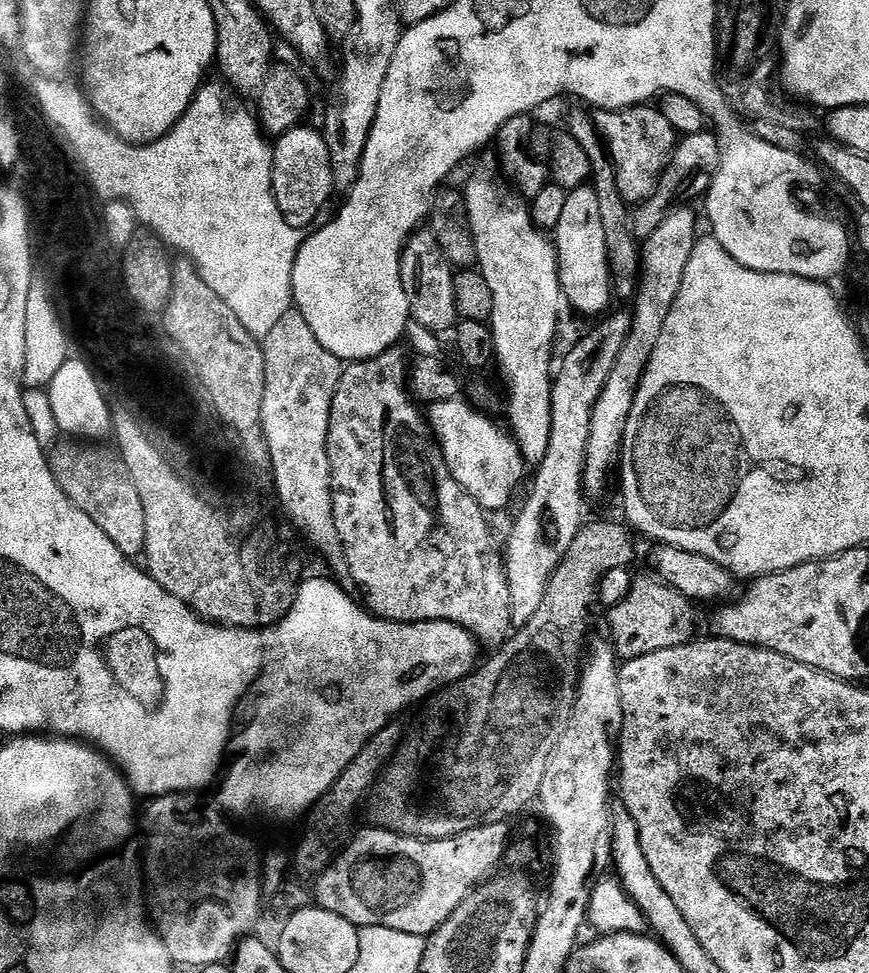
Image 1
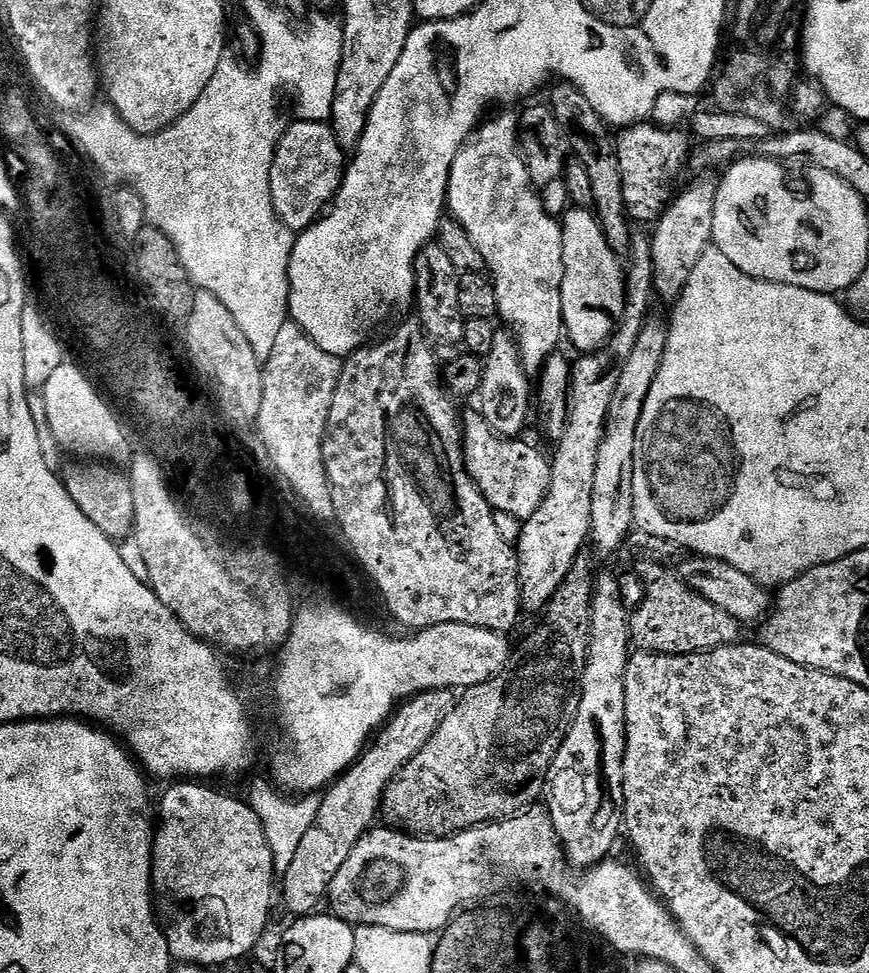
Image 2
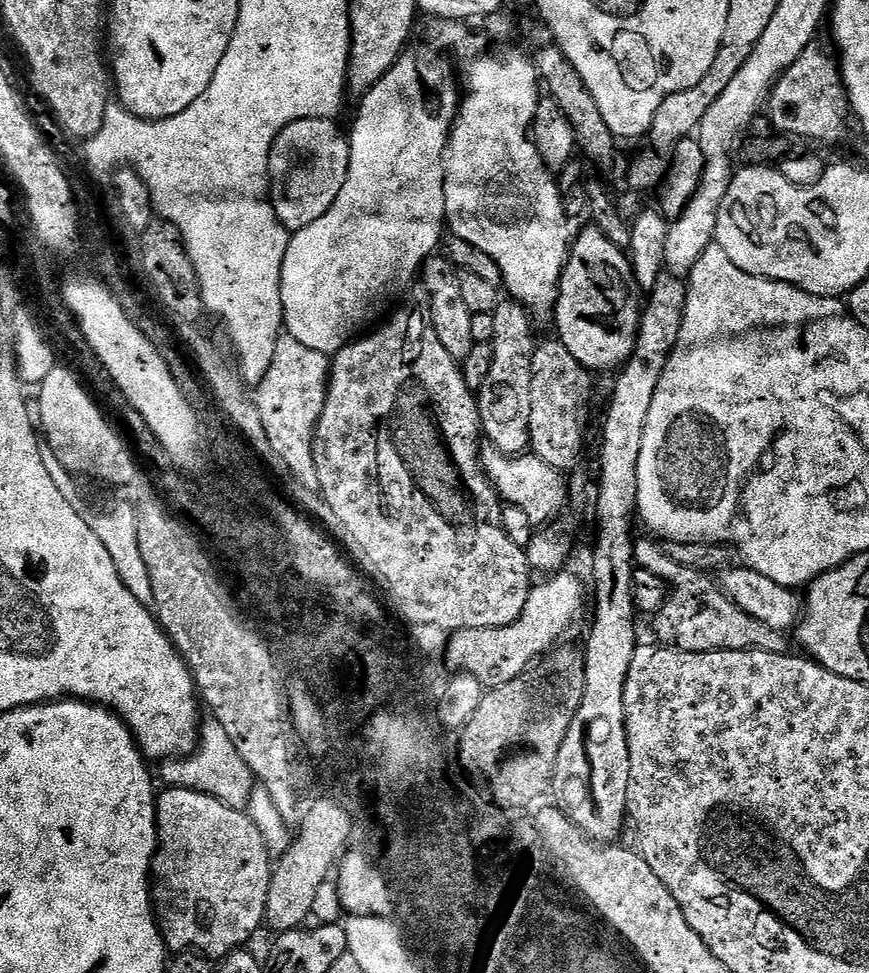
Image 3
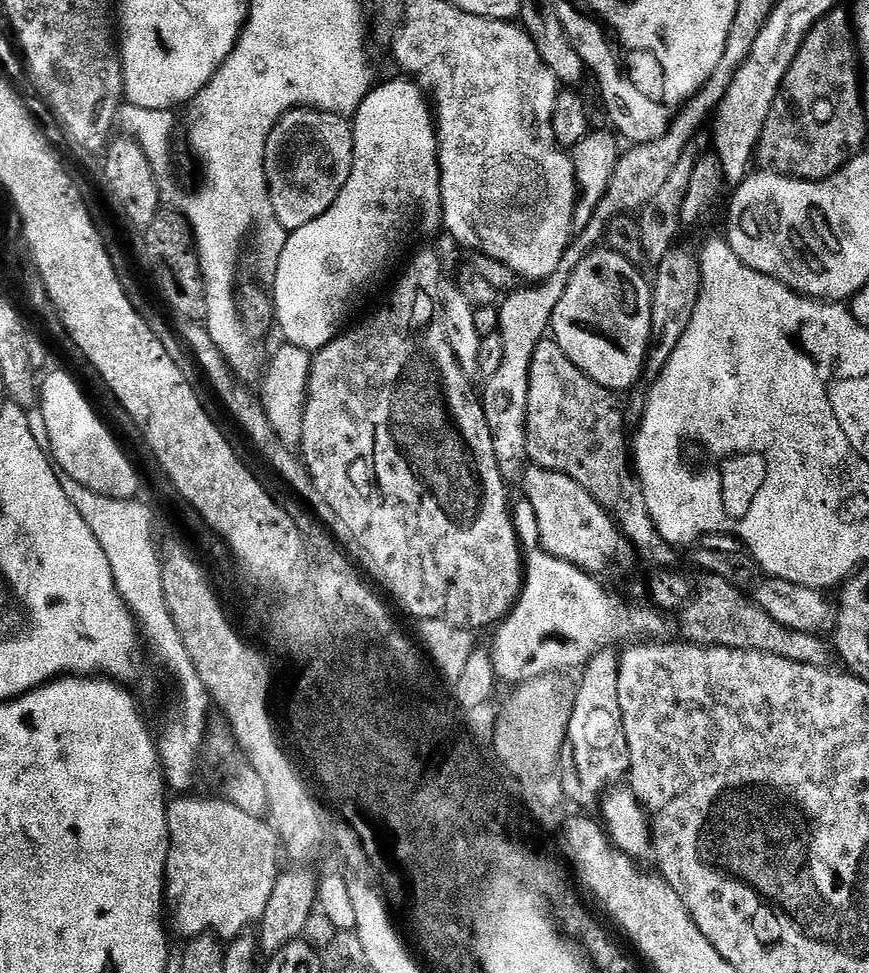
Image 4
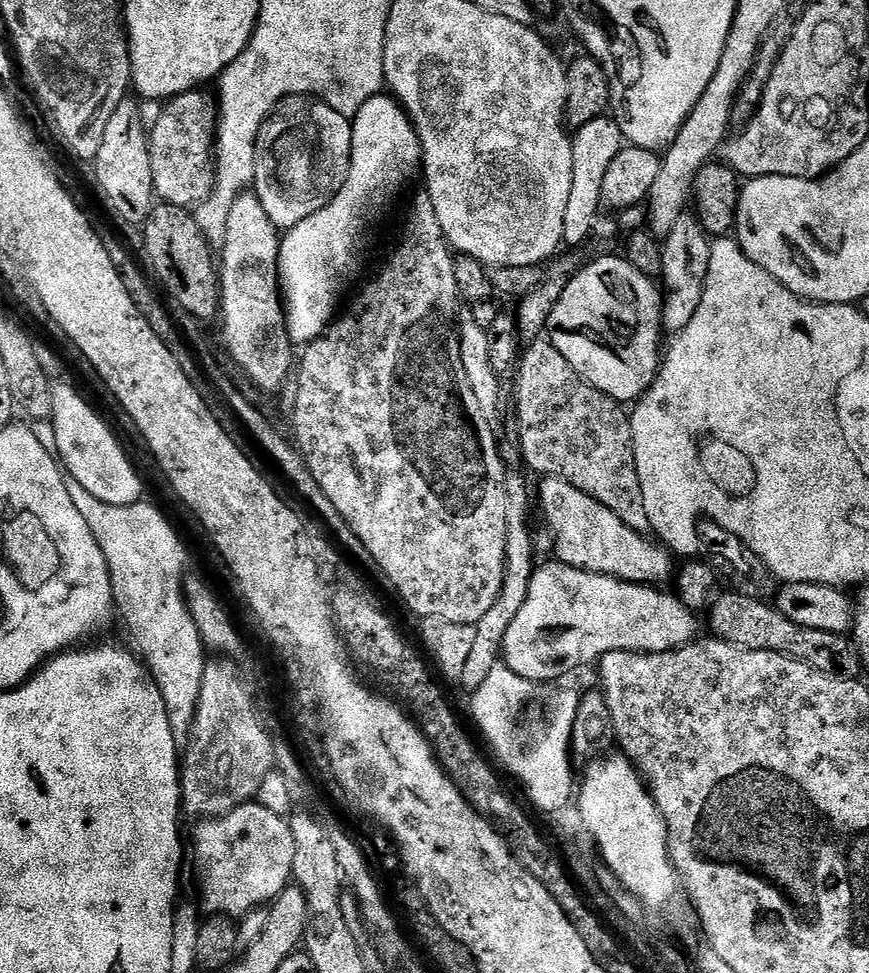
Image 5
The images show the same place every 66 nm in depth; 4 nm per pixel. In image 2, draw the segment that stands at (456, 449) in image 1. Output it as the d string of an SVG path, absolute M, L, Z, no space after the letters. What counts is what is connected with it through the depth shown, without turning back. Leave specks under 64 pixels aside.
M479 414L463 417L462 436L463 432L463 471L480 488L489 506L501 517L513 516L516 522L529 520L548 493L552 469L549 457L543 456L534 445L527 444L524 438L497 436Z

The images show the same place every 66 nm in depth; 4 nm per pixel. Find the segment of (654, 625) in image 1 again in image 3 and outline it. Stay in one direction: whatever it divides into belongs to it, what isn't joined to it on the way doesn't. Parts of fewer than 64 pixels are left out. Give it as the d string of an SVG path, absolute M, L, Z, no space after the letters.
M637 539L632 546L632 558L636 568L650 570L655 576L662 578L670 589L664 604L654 613L655 639L663 647L677 648L683 652L785 654L789 651L789 637L785 633L770 630L770 626L758 622L758 618L750 618L746 610L734 606L732 599L709 573L690 570L690 566L678 566L678 562L674 562L670 554L666 554L663 545L655 539L652 540Z

